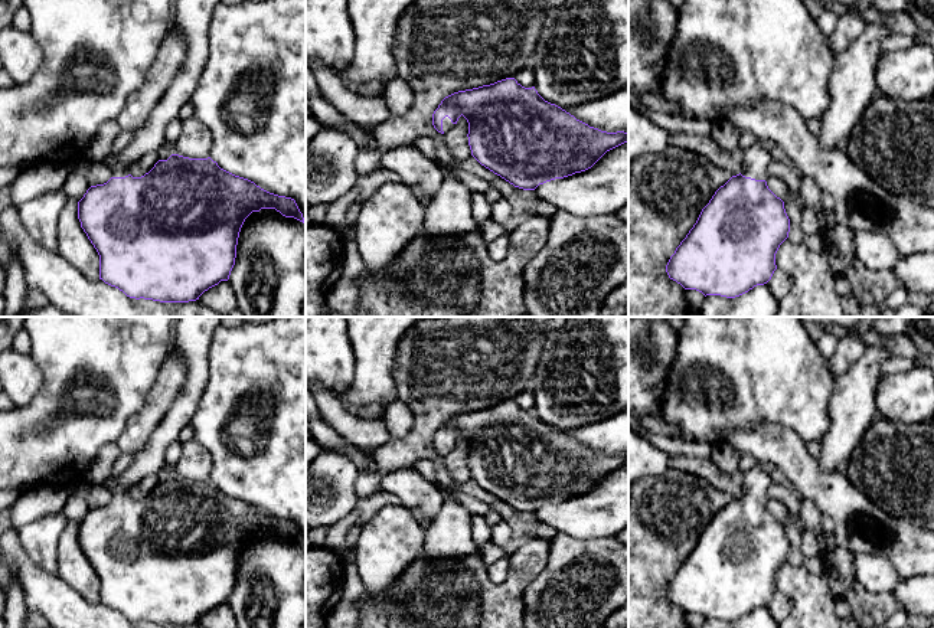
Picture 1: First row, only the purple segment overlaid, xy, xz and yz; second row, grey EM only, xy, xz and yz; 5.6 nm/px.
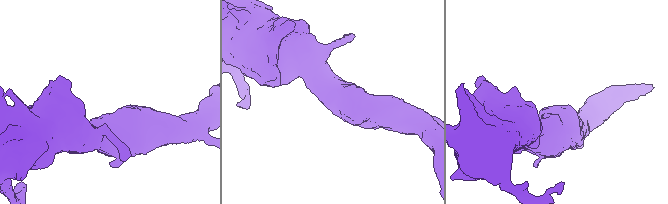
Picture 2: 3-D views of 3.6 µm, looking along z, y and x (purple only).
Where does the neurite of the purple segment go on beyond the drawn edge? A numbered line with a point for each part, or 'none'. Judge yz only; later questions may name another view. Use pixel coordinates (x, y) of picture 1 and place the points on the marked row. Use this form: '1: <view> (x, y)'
1: yz (757, 157)

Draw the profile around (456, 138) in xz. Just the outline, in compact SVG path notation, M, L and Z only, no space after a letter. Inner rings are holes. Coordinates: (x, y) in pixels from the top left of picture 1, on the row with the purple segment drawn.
M463 115L451 130L444 133L444 143L454 160L466 160L471 156L467 134L468 122Z

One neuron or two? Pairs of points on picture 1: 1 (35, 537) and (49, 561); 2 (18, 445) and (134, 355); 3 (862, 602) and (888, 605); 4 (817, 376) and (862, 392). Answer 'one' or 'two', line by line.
1: one
2: one
3: one
4: two

